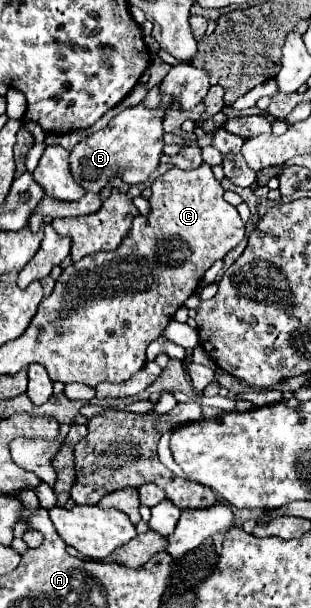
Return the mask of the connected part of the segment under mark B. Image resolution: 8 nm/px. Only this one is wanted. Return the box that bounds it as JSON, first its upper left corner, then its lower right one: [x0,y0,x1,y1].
[70,103,166,193]

